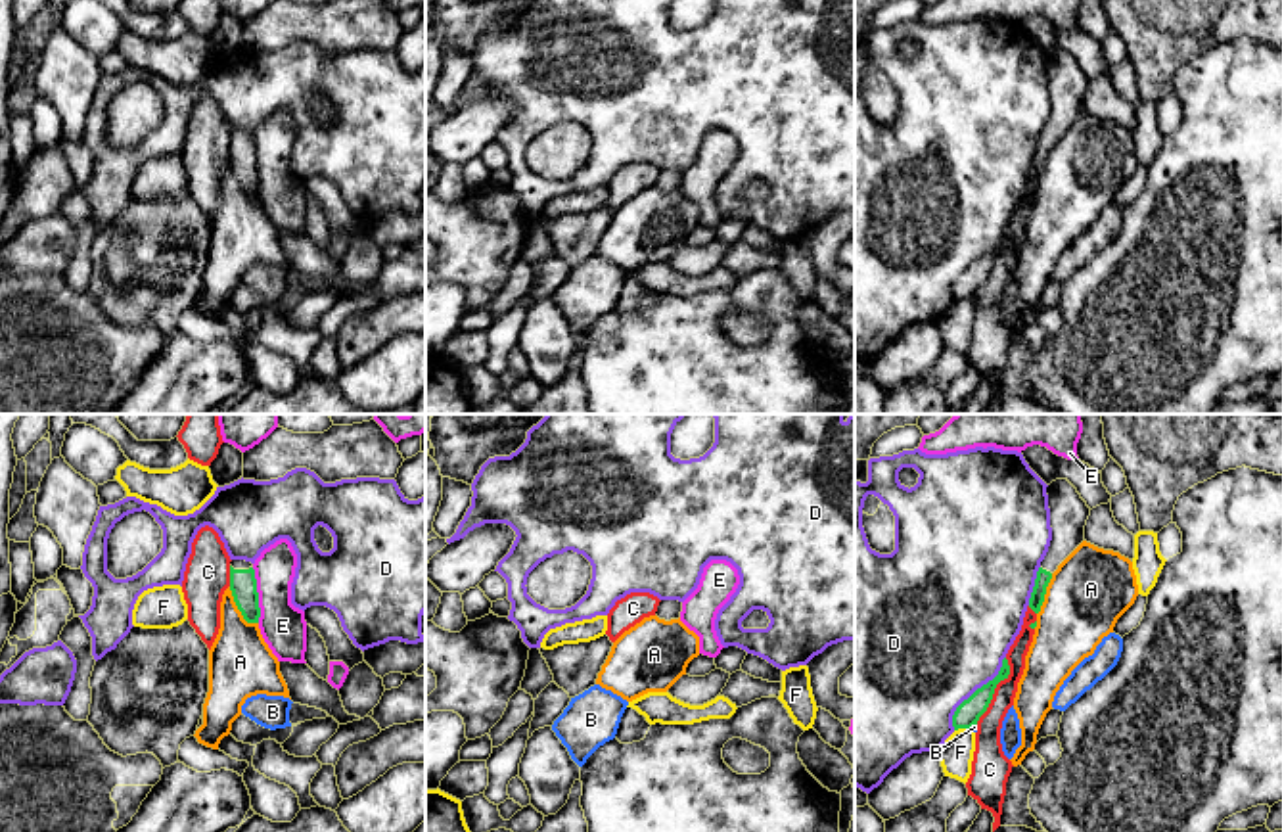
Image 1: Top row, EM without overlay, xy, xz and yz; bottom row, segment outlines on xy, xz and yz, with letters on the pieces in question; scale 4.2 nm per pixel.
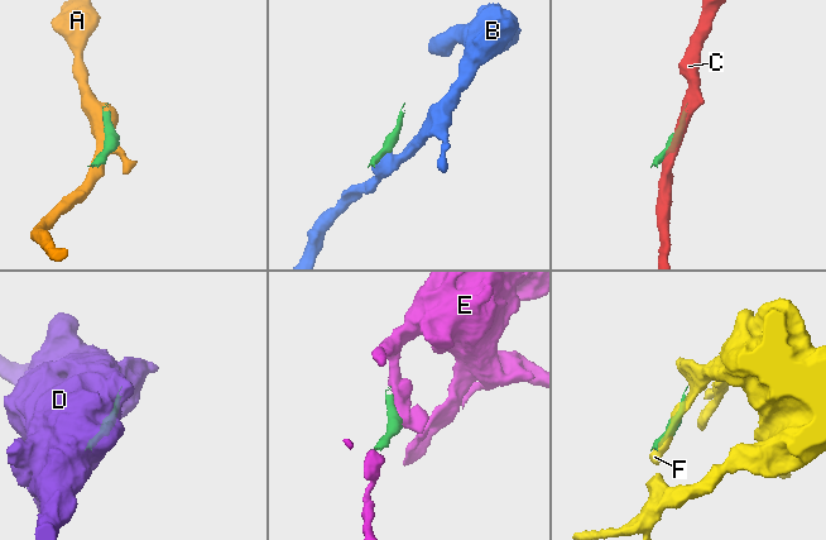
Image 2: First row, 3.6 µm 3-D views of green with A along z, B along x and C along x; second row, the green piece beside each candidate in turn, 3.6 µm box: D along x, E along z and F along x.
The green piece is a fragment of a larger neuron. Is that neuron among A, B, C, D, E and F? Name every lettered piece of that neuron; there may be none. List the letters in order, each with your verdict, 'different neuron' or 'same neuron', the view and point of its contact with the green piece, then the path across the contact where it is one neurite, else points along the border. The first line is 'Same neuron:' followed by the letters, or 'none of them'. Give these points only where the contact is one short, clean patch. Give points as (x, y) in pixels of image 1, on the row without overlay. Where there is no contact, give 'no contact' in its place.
Same neuron: none of them
A: different neuron | xy (238, 179)
B: different neuron | yz (972, 296) | along yz (976, 294), (970, 298)
C: different neuron | yz (993, 261)
D: different neuron | yz (976, 261)
E: different neuron | xy (257, 165) | along xy (251, 138), (257, 150), (259, 192)
F: different neuron | yz (962, 298) | along yz (970, 298), (955, 301)

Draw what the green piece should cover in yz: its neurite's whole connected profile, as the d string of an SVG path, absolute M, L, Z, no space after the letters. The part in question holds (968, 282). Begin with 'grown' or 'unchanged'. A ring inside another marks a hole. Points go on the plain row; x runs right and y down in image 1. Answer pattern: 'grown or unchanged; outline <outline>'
unchanged; outline M1002 230L1002 238L998 242L998 245L989 251L987 255L983 255L981 259L977 259L968 270L964 270L954 286L952 286L952 297L954 301L958 299L972 299L973 295L977 295L979 288L987 282L995 259L1000 251L1008 249L1010 245L1010 236L1008 230Z

